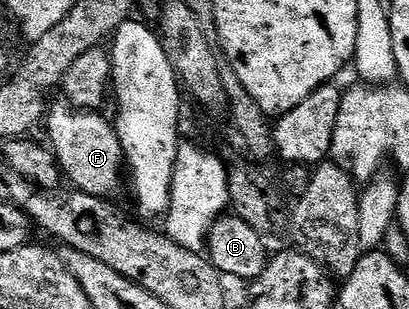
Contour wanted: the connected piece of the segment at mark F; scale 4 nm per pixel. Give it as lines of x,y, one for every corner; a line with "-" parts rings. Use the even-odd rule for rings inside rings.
66,103
52,104
45,117
49,148
59,161
62,176
72,181
74,188
89,196
110,198
125,181
125,166
121,143
114,124
99,111
80,111

